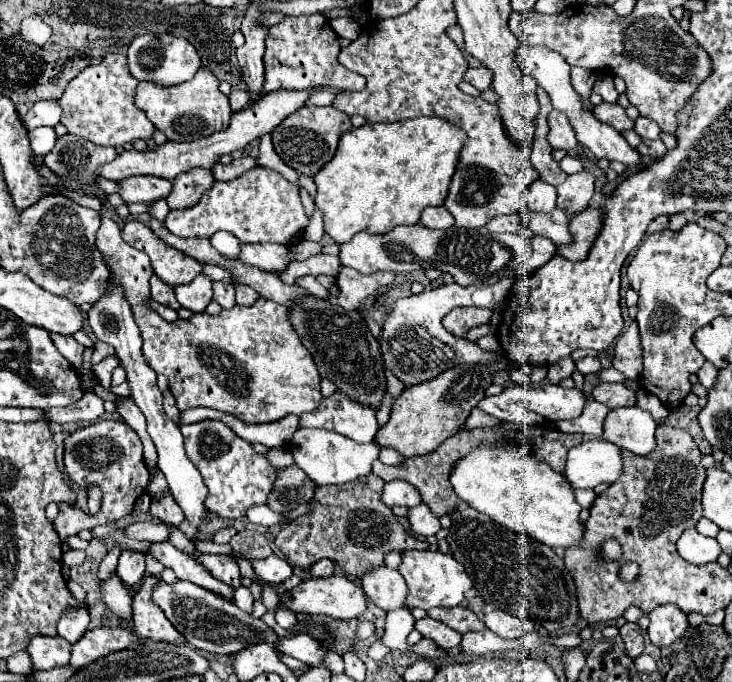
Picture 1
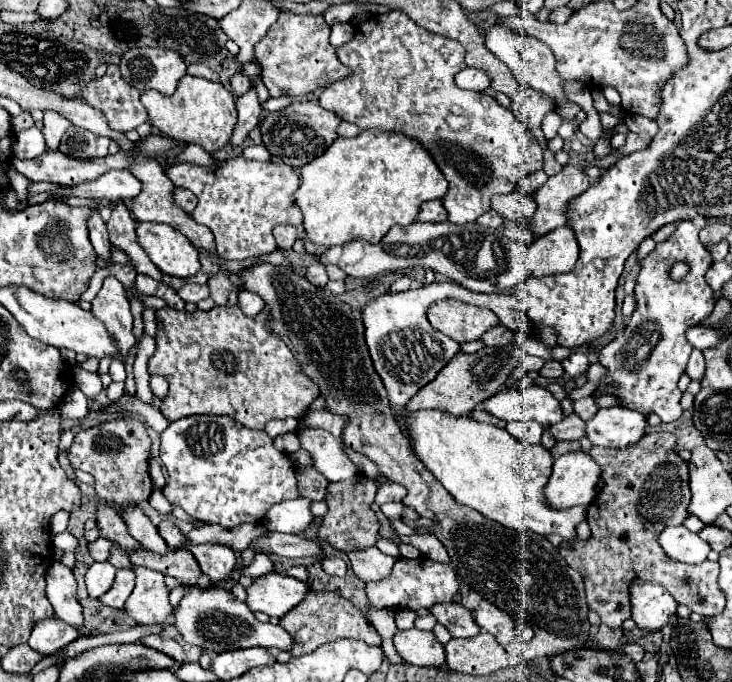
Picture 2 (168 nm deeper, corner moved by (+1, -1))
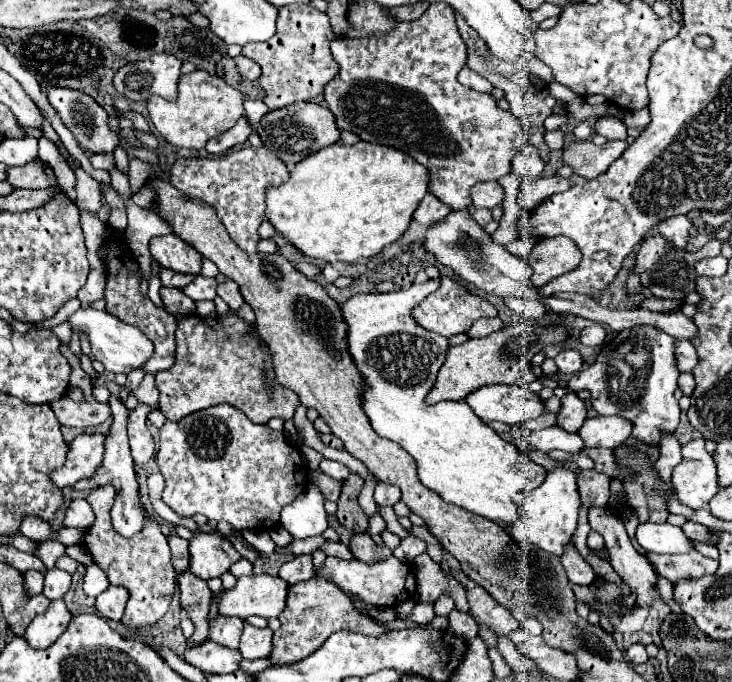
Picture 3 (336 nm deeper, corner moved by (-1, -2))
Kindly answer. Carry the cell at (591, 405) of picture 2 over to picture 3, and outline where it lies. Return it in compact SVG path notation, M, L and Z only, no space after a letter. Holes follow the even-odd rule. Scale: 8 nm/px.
M568 392L566 396L562 396L560 402L562 406L556 414L556 426L560 426L566 432L578 432L586 420L584 402L574 392Z

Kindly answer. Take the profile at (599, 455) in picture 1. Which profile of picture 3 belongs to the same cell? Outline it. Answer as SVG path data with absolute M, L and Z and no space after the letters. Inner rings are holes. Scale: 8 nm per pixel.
M556 468L546 474L546 480L536 490L524 494L524 502L520 506L520 518L512 524L506 524L504 530L512 538L516 538L524 548L534 546L552 556L562 556L564 546L572 540L578 520L580 496L576 490L576 472L566 468Z

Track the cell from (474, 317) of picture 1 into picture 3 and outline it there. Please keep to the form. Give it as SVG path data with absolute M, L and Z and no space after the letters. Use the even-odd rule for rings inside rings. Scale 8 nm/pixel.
M440 276L440 288L434 294L428 294L418 306L412 308L412 318L420 322L422 328L442 334L446 338L468 332L472 322L478 318L490 318L496 314L498 314L496 308L486 298L470 294L462 284L458 284L454 278L448 278L448 276Z

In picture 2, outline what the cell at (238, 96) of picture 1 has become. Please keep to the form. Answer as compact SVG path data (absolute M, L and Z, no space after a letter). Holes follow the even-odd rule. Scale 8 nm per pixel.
M236 73L236 75L232 77L230 85L232 85L232 93L234 93L234 97L242 97L242 95L250 89L250 81L246 81L246 77L244 77L242 73Z

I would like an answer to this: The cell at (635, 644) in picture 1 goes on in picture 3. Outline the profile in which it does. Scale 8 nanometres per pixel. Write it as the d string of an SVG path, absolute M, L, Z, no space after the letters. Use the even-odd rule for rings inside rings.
M642 644L630 646L630 648L626 650L626 656L628 656L628 660L630 660L632 664L644 664L644 662L648 660L648 654L646 654L646 650L644 650Z

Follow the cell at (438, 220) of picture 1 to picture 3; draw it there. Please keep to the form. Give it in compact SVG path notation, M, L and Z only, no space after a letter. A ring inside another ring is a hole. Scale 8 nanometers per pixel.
M428 192L428 194L424 196L424 200L420 202L418 210L414 212L414 218L416 218L420 224L424 224L424 226L432 226L432 224L444 220L450 212L452 212L452 208L448 208L448 204L440 202L434 194Z

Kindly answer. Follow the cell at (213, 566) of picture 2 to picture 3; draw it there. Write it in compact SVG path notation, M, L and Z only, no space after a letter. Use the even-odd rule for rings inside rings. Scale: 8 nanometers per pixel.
M196 532L190 540L190 570L202 580L214 578L230 570L242 556L232 542L220 532Z

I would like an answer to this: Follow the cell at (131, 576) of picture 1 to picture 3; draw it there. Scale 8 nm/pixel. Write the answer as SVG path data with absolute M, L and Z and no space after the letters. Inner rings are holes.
M108 586L98 598L96 598L96 610L100 616L120 622L124 614L124 602L128 600L128 590L120 586Z

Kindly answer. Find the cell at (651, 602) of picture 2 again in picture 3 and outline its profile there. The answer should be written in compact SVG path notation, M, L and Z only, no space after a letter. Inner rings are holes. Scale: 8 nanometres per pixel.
M594 506L594 508L588 510L588 520L590 520L590 528L594 532L602 534L606 550L608 550L608 562L612 564L612 568L624 578L624 582L630 586L630 590L636 590L636 594L638 594L638 602L636 604L650 606L652 604L650 590L656 590L656 574L654 574L654 568L650 566L650 562L646 560L646 556L638 554L636 548L632 546L618 510L614 510L610 506Z

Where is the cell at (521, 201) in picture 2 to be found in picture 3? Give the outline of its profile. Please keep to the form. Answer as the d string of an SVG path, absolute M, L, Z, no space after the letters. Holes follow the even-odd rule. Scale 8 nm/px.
M478 182L476 186L472 186L470 194L472 204L480 208L494 208L504 200L504 190L498 182Z

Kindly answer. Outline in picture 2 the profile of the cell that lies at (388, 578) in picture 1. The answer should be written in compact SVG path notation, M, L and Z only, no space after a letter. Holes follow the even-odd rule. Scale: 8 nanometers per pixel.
M370 547L370 549L362 549L362 551L350 551L348 557L352 563L352 571L364 583L382 581L384 577L390 575L390 571L394 567L394 557L384 555L378 547Z

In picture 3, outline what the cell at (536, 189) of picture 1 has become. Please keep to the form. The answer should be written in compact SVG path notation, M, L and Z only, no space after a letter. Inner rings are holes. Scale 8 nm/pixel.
M528 140L520 150L518 154L514 156L512 160L512 170L520 176L520 180L524 178L538 178L544 170L544 162L540 158L540 152L538 148Z

